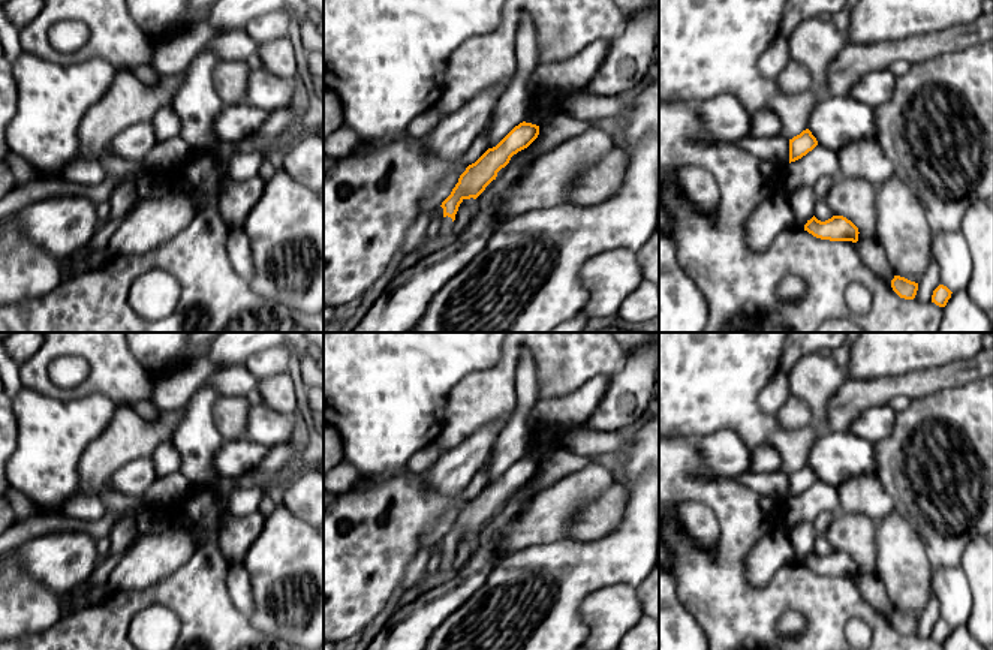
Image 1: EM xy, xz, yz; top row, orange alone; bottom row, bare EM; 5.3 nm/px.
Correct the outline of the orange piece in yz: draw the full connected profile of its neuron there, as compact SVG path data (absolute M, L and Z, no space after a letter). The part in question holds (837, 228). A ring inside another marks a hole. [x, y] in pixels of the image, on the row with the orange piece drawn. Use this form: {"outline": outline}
{"outline": "M815 216L807 220L804 231L821 240L830 241L858 241L858 228L843 216L833 216L821 222Z"}

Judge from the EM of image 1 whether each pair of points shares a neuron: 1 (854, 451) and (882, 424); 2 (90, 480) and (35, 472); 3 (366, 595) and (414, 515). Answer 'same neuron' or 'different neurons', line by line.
1: different neurons
2: different neurons
3: same neuron

